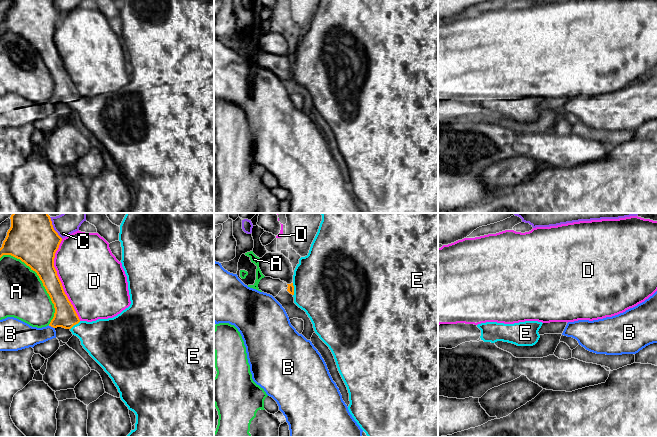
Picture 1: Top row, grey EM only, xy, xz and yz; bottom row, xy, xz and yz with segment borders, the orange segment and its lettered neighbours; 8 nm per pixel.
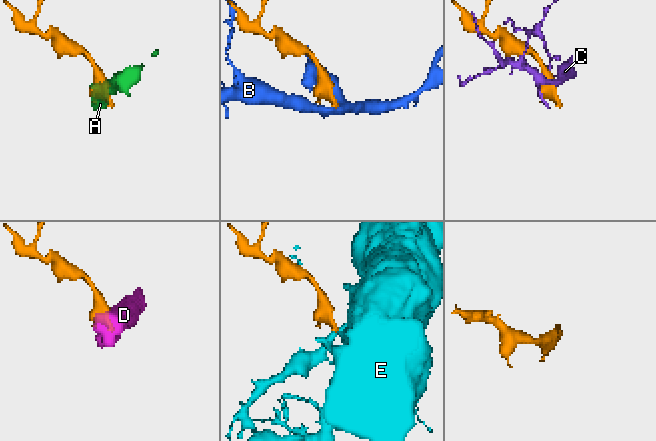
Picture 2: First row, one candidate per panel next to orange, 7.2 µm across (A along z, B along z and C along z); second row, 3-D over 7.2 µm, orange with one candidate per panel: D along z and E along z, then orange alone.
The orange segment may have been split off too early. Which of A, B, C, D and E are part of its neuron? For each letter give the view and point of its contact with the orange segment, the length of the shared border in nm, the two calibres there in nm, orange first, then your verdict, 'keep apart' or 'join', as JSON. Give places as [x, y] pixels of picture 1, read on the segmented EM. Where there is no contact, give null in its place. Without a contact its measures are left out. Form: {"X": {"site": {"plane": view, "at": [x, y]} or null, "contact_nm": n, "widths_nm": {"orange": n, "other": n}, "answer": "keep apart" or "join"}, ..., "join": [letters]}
{"A": {"site": {"plane": "xy", "at": [41, 280]}, "contact_nm": 700, "widths_nm": {"orange": 300, "other": 360}, "answer": "keep apart"}, "B": {"site": {"plane": "xy", "at": [51, 326]}, "contact_nm": 60, "widths_nm": {"orange": 190, "other": 200}, "answer": "keep apart"}, "C": {"site": {"plane": "xy", "at": [53, 228]}, "contact_nm": 200, "widths_nm": {"orange": 380, "other": 190}, "answer": "keep apart"}, "D": {"site": {"plane": "xy", "at": [59, 280]}, "contact_nm": 650, "widths_nm": {"orange": 240, "other": 480}, "answer": "keep apart"}, "E": {"site": {"plane": "xz", "at": [293, 289]}, "contact_nm": 100, "widths_nm": {"orange": 50, "other": 500}, "answer": "join"}, "join": ["E"]}

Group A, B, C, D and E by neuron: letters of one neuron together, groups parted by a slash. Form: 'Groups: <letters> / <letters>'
Groups: A / B / C / D / E

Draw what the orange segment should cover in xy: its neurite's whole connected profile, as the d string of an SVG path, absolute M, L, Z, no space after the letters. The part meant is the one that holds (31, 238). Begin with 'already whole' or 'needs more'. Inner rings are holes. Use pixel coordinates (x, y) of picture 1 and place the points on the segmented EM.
needs more | M13 213L10 219L11 227L0 248L0 258L3 255L11 255L37 273L55 308L54 317L49 326L69 329L112 379L121 400L136 415L135 429L131 430L126 437L214 437L214 213L126 213L120 225L119 241L122 247L121 263L127 276L131 304L113 318L92 322L79 319L57 275L54 258L62 238L54 230L48 213Z

